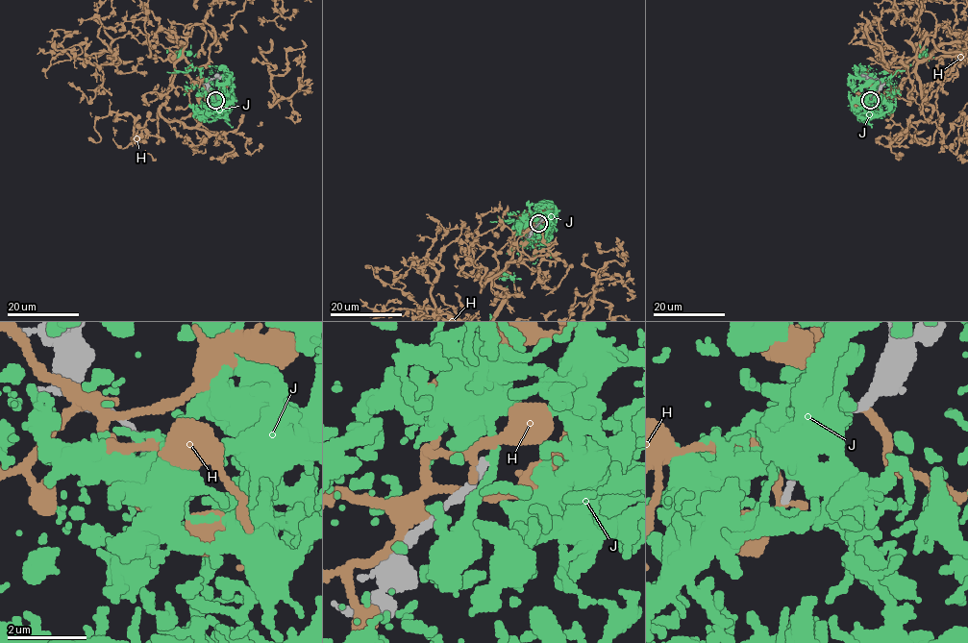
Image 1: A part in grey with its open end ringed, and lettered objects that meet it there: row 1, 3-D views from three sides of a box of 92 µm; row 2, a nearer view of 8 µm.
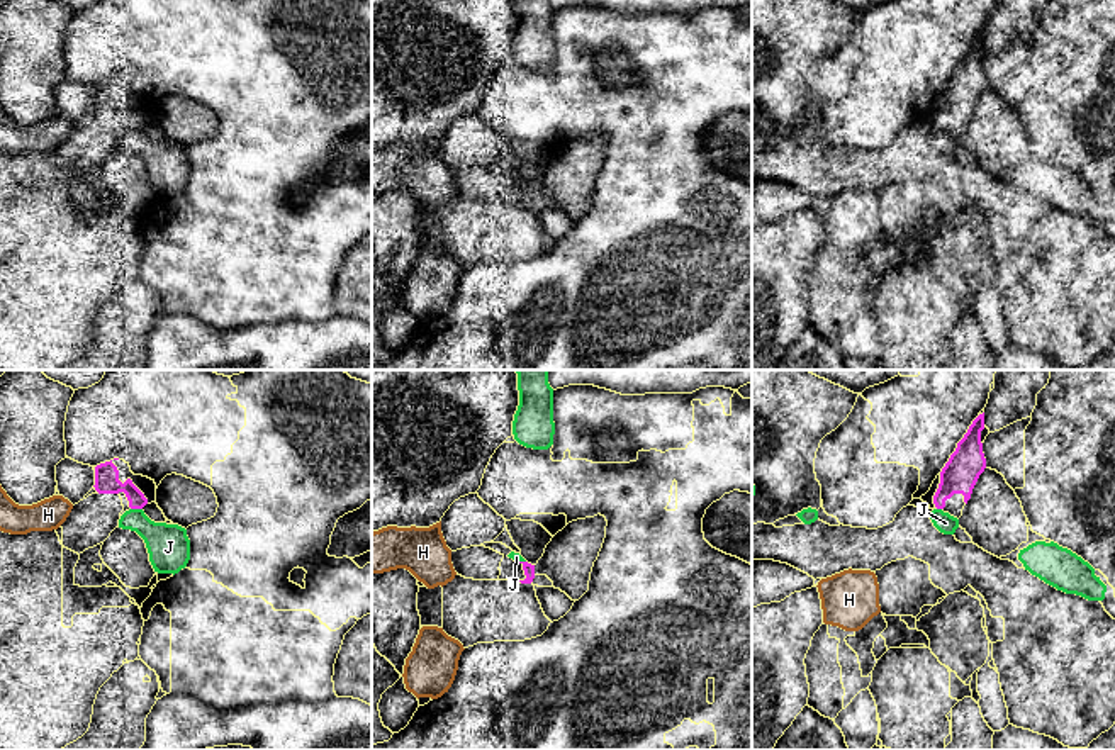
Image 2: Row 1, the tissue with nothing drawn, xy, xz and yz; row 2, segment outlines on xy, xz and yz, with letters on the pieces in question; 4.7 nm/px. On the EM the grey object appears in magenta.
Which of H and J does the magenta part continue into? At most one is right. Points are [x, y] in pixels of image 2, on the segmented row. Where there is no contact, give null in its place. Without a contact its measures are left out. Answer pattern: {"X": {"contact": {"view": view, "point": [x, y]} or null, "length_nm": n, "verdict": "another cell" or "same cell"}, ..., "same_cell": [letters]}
{"H": {"contact": null, "verdict": "another cell"}, "J": {"contact": {"view": "xy", "point": [136, 508]}, "length_nm": 60, "verdict": "another cell"}, "same_cell": []}

